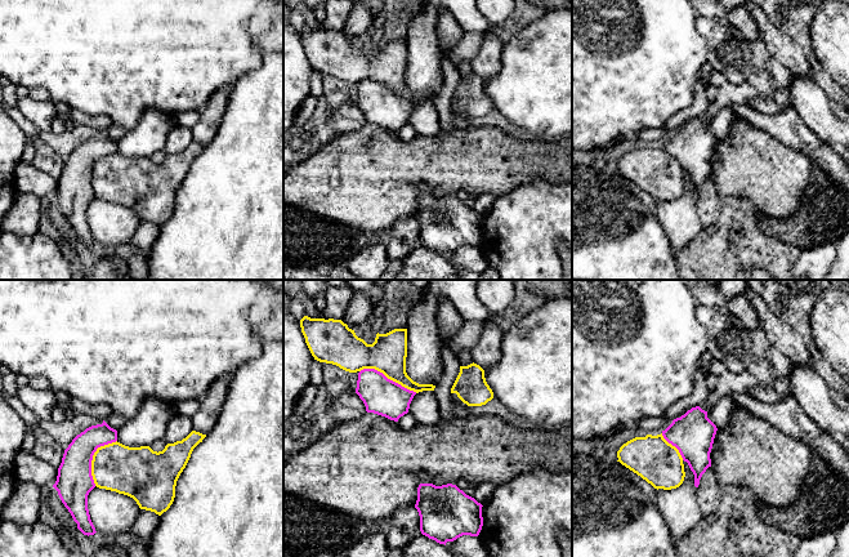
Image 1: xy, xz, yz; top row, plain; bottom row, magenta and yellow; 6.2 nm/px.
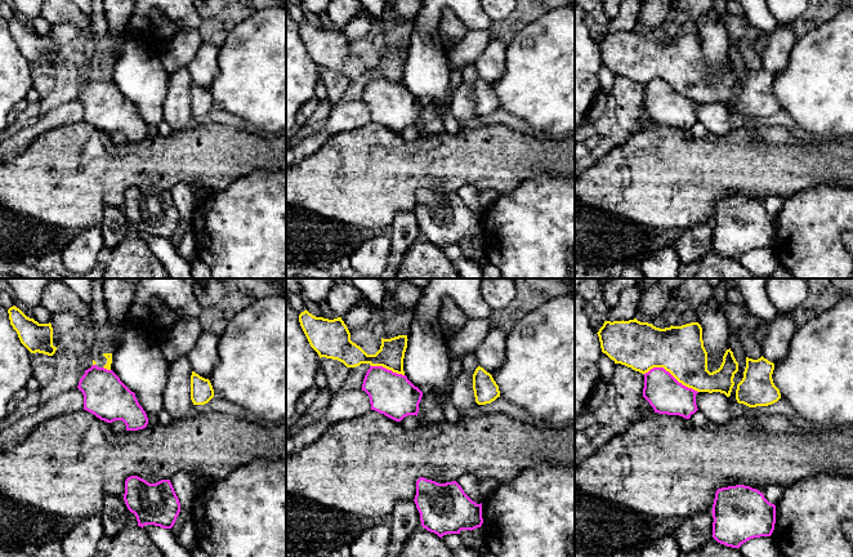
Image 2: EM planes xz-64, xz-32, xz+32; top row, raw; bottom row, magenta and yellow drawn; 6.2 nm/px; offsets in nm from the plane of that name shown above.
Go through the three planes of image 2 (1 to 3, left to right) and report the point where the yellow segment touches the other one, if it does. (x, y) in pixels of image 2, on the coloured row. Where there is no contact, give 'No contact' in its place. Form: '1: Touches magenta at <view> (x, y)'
1: Touches magenta at xz-64 (106, 369)
2: Touches magenta at xz-32 (387, 369)
3: Touches magenta at xz+32 (670, 374)

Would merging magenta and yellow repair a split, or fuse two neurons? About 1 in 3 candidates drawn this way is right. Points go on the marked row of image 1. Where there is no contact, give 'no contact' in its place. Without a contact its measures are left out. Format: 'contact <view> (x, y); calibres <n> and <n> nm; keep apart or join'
contact xy (92, 458); calibres 220 and 300 nm; keep apart

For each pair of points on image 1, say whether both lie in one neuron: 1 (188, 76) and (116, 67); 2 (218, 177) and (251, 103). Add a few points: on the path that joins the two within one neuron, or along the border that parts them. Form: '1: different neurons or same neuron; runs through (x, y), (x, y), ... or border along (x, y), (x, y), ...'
1: same neuron; runs through (170, 67), (134, 67)
2: same neuron; runs through (236, 159), (251, 143), (251, 121)

